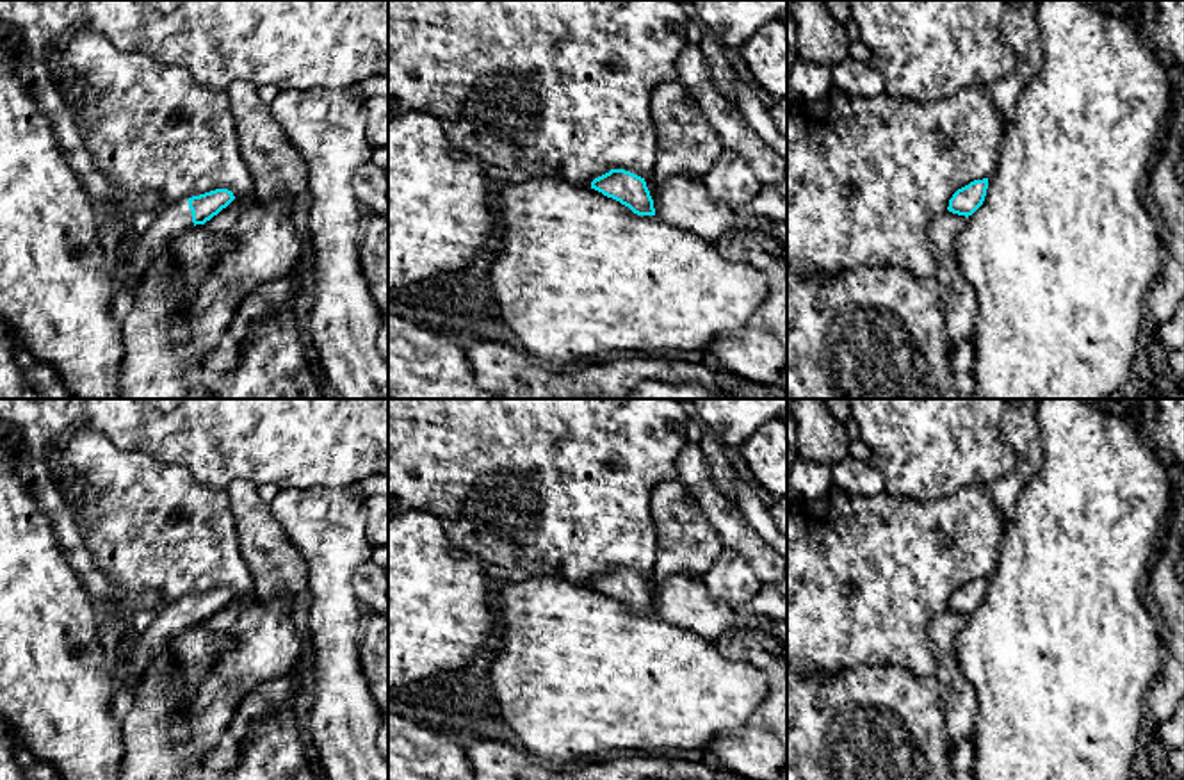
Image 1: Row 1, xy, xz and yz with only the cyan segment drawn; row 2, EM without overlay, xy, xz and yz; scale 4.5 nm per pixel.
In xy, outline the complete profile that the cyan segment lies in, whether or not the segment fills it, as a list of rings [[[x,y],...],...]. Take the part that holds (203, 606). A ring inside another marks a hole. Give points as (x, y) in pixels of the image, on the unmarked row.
[[[215,588],[199,595],[192,595],[189,598],[180,598],[178,602],[164,607],[153,620],[148,632],[141,638],[137,648],[130,655],[130,659],[118,666],[118,687],[119,695],[123,695],[123,687],[130,684],[135,677],[141,677],[144,670],[150,666],[153,659],[157,659],[160,654],[167,652],[169,643],[182,634],[185,629],[205,623],[214,614],[217,614],[223,607],[226,607],[235,598],[233,591],[228,588]]]

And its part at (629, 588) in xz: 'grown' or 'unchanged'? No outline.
unchanged

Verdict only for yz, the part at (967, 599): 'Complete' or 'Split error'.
Complete

